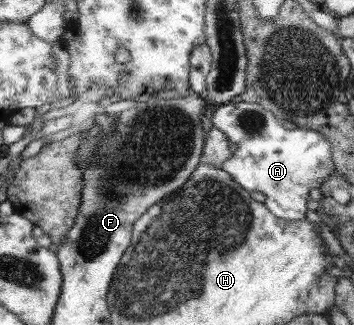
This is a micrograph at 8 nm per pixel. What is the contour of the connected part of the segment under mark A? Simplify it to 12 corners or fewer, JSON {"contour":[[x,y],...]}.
{"contour":[[261,104],[203,116],[238,145],[219,166],[278,218],[307,216],[337,173],[321,132]]}

